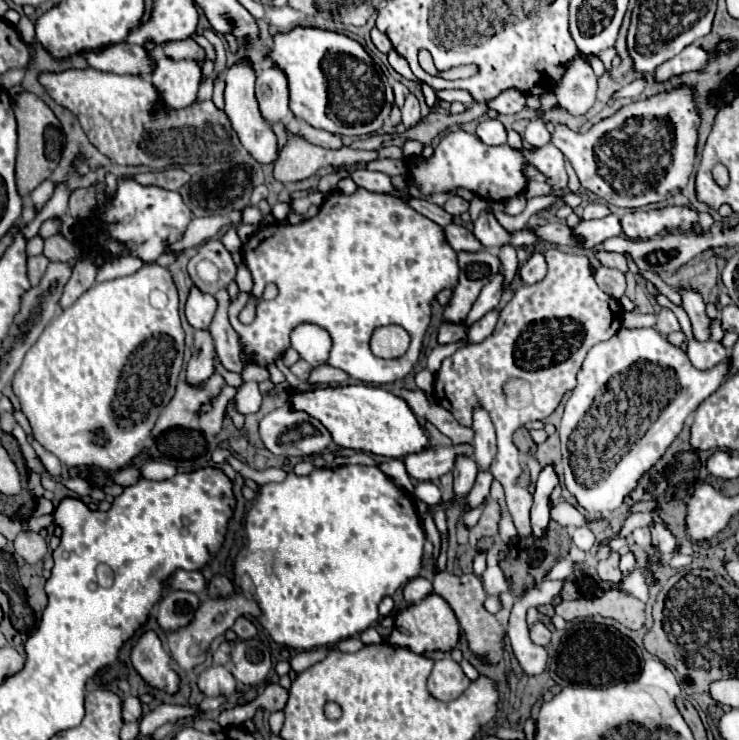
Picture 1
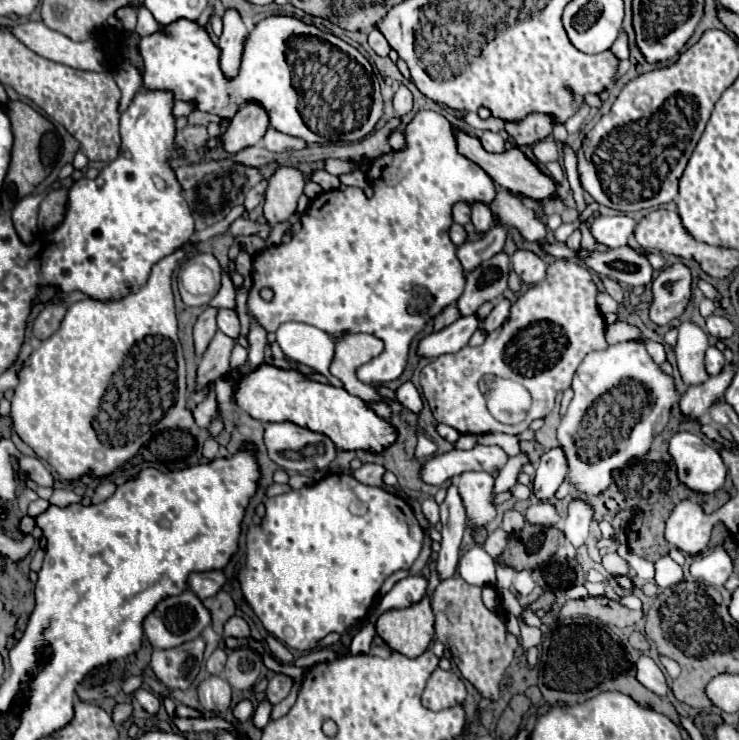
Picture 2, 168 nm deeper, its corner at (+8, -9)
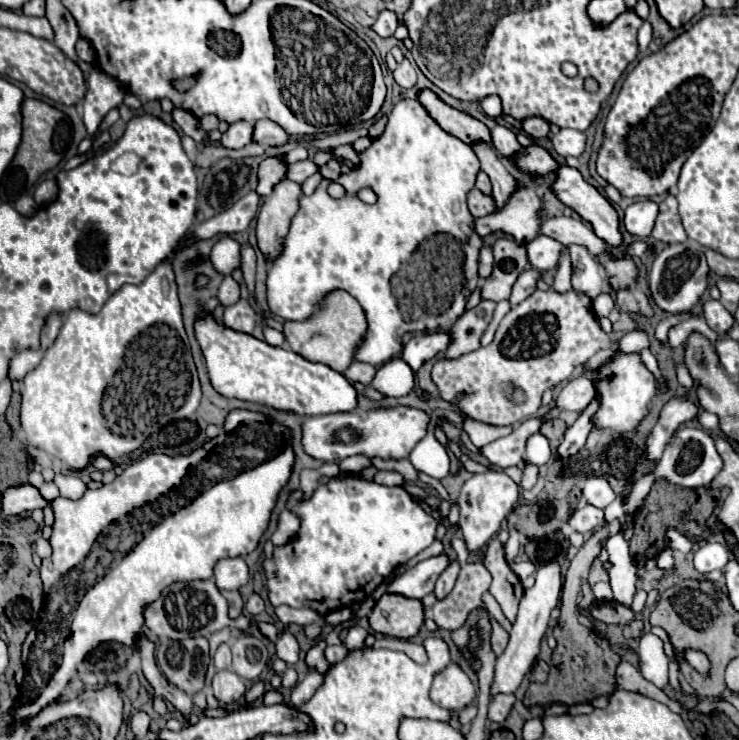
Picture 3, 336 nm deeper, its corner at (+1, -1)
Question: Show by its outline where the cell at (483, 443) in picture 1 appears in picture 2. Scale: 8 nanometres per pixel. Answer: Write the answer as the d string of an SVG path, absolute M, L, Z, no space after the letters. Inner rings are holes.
M464 472L456 478L456 488L466 508L466 528L484 528L496 516L494 476L488 472Z

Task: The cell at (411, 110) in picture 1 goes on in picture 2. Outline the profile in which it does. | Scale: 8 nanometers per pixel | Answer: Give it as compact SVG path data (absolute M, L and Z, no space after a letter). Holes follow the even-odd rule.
M400 84L400 88L394 94L394 110L398 116L404 116L412 110L412 92L404 84Z

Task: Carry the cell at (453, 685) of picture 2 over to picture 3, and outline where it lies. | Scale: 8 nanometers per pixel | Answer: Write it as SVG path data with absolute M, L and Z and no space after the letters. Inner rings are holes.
M451 662L433 678L431 700L447 710L461 710L475 700L475 686L469 676Z

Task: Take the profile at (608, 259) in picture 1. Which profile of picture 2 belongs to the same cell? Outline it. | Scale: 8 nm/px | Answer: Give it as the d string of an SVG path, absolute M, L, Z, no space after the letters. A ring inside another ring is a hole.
M604 278L602 280L604 282L604 288L606 288L606 292L618 302L618 304L622 304L624 302L624 292L622 292L622 288L620 288L620 284L616 282L616 280L610 280L610 278Z

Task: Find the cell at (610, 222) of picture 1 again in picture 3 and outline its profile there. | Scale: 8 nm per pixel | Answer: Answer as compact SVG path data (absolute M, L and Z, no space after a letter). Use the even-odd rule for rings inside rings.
M643 200L643 202L635 202L625 208L623 226L633 236L649 238L655 218L657 218L657 204L651 200Z

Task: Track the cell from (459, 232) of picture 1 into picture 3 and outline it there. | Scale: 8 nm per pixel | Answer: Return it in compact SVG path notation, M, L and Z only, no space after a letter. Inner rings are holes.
M483 246L479 250L479 276L485 278L491 274L491 270L493 270L493 252L489 246Z

